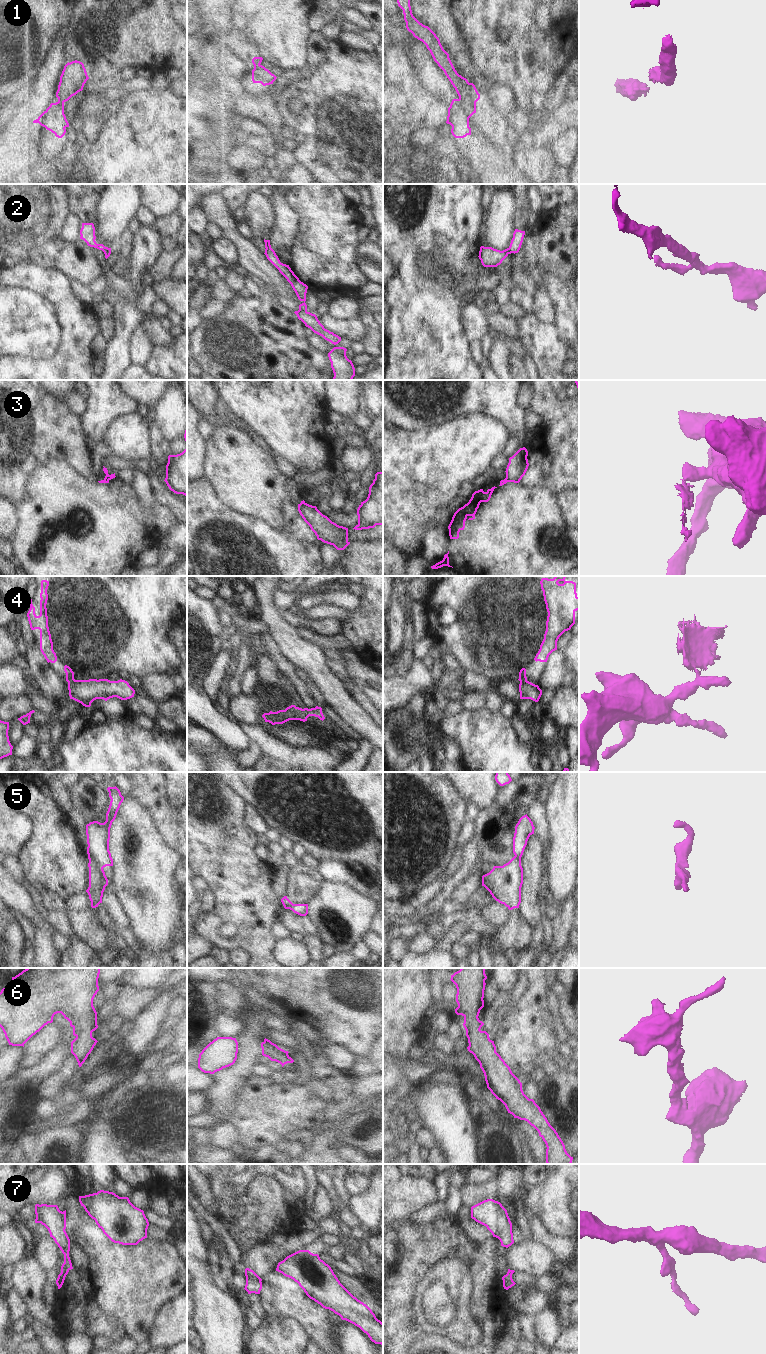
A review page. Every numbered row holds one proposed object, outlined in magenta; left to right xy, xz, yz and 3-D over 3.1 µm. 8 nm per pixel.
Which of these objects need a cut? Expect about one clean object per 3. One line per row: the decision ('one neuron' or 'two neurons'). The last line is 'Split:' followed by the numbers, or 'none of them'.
1: two neurons
2: two neurons
3: two neurons
4: two neurons
5: two neurons
6: one neuron
7: one neuron
Split: 1, 2, 3, 4, 5

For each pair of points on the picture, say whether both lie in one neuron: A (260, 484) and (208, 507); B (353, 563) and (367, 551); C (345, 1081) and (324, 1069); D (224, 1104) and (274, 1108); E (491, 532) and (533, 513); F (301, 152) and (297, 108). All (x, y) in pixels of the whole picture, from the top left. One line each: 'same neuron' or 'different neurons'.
A: different neurons
B: same neuron
C: same neuron
D: different neurons
E: same neuron
F: different neurons

